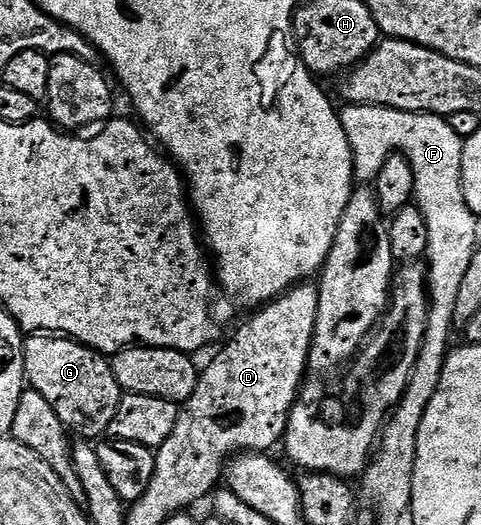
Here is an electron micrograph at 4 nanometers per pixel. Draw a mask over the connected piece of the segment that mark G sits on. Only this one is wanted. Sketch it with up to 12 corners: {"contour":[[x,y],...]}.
{"contour":[[28,335],[24,381],[80,439],[118,400],[109,362],[71,337]]}

